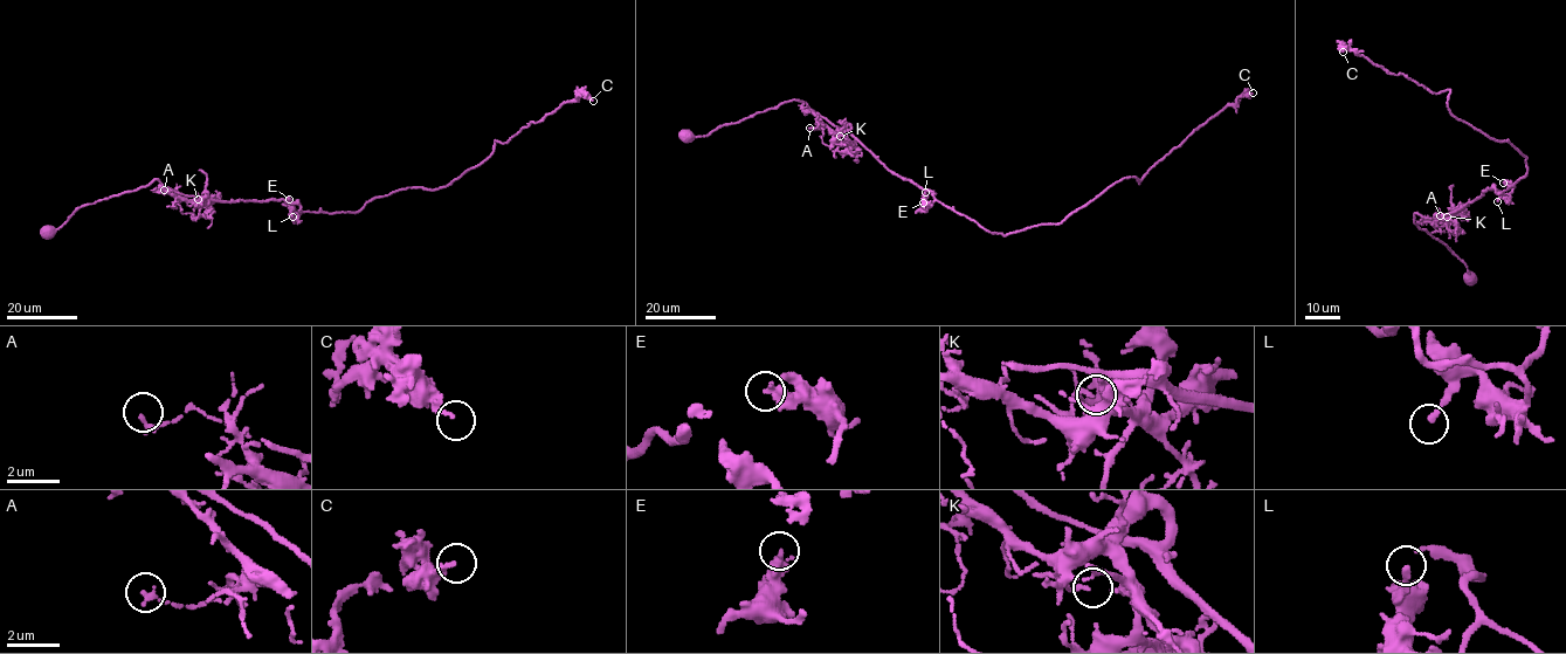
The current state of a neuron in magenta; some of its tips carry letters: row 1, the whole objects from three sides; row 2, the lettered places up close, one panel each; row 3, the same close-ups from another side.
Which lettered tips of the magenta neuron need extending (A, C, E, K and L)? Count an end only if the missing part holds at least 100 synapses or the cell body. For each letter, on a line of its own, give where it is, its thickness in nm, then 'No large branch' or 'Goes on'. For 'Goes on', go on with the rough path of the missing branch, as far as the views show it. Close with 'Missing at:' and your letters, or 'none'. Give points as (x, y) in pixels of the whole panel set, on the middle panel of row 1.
A: Place: (809, 128). Thickness 200 nm. No large branch
C: Place: (1253, 93). Thickness 180 nm. No large branch
E: Place: (923, 202). Thickness 360 nm. No large branch
K: Place: (840, 136). Thickness 140 nm. No large branch
L: Place: (925, 192). Thickness 200 nm. No large branch
Missing at: none

